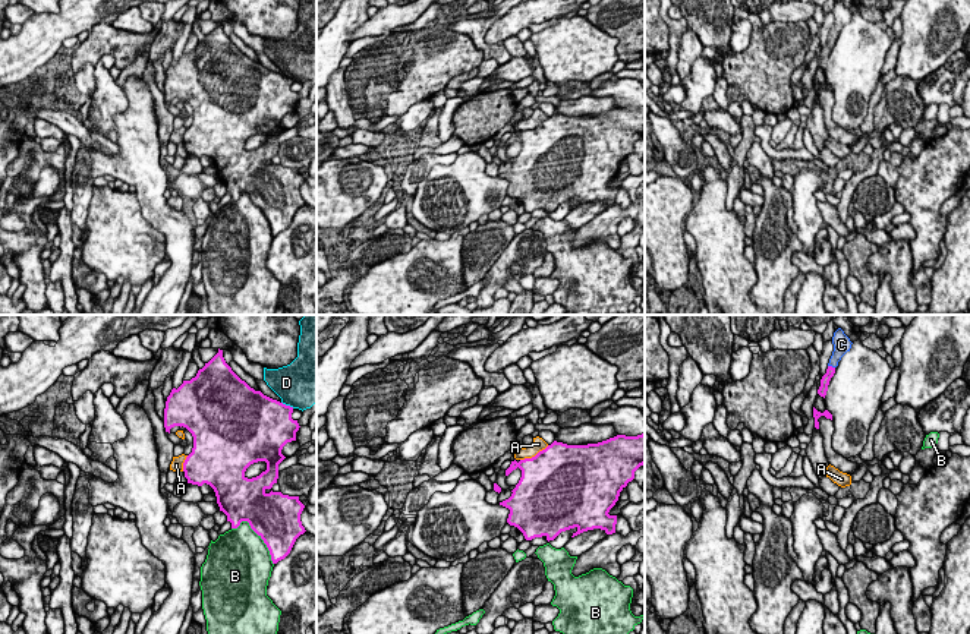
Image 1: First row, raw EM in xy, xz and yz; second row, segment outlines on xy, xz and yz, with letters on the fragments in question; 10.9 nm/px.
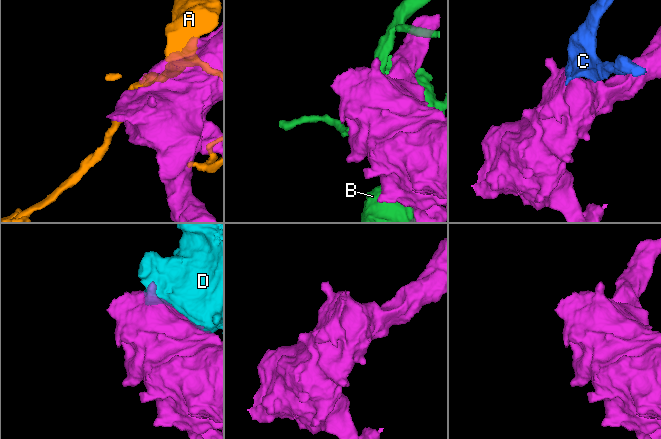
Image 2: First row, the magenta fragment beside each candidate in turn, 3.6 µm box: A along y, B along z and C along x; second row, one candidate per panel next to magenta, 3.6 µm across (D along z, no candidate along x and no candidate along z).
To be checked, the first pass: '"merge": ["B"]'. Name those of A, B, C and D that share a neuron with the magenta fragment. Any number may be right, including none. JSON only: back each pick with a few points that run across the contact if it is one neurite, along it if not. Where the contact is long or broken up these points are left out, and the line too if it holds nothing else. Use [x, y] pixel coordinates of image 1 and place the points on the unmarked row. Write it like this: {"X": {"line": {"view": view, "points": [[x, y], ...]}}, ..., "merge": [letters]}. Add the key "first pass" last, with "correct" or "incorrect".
{"C": {"line": {"view": "yz", "points": [[825, 51], [831, 38], [840, 18]]}}, "merge": ["C"], "first pass": "incorrect"}

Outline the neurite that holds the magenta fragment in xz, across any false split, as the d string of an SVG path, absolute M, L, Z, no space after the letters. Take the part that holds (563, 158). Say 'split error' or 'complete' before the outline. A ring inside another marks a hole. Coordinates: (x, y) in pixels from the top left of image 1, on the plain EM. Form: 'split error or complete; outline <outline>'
complete; outline M645 105L637 108L617 107L588 117L567 117L554 113L532 130L511 133L508 148L517 139L522 149L511 168L500 177L510 182L507 195L517 199L526 212L545 208L554 212L561 204L577 201L571 209L593 201L607 206L615 205L617 187L610 182L620 164L634 151L634 143L645 136Z

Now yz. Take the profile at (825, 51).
split error; outline M838 0L838 1L834 4L832 16L834 16L834 23L832 23L832 28L831 28L831 31L829 31L826 45L822 48L822 51L821 51L821 59L819 59L819 61L818 61L818 66L819 66L821 69L823 69L823 70L825 70L825 67L826 67L829 53L831 53L831 50L832 50L834 45L835 45L835 40L838 38L838 34L841 32L841 29L843 29L847 23L850 23L853 15L851 15L850 10L844 6L844 3L843 3L841 0Z

